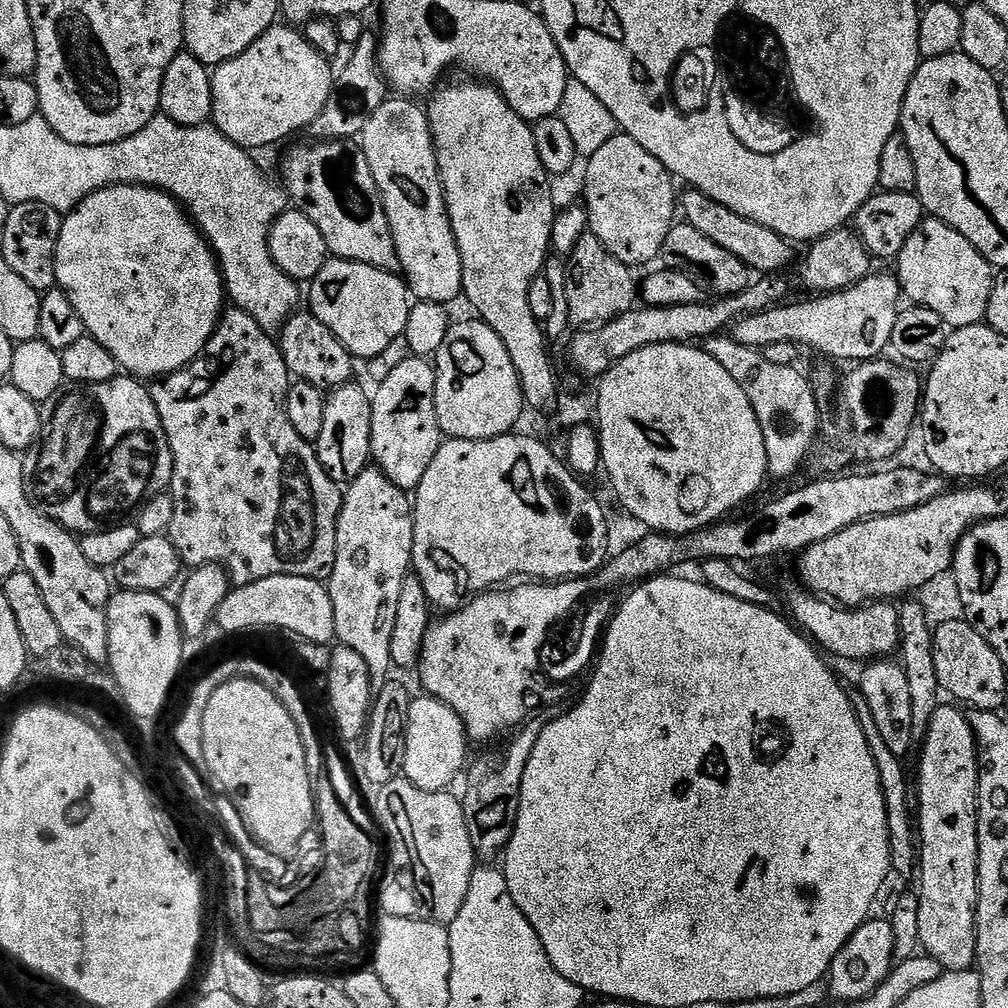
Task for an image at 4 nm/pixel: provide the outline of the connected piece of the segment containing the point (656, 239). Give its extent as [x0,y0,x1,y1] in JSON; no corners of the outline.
[582,134,678,266]

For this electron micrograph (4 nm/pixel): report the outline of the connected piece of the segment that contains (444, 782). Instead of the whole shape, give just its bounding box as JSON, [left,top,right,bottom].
[403,694,470,792]

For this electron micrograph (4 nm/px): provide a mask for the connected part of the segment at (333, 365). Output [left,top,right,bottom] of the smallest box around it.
[278,310,353,390]

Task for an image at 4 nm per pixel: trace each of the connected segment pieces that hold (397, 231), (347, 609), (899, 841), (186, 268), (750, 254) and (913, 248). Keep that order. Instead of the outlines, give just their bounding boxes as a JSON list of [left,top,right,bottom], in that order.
[[358,98,464,306],[326,466,414,697],[851,690,919,878],[56,184,226,382],[682,190,793,274],[894,219,994,329]]

